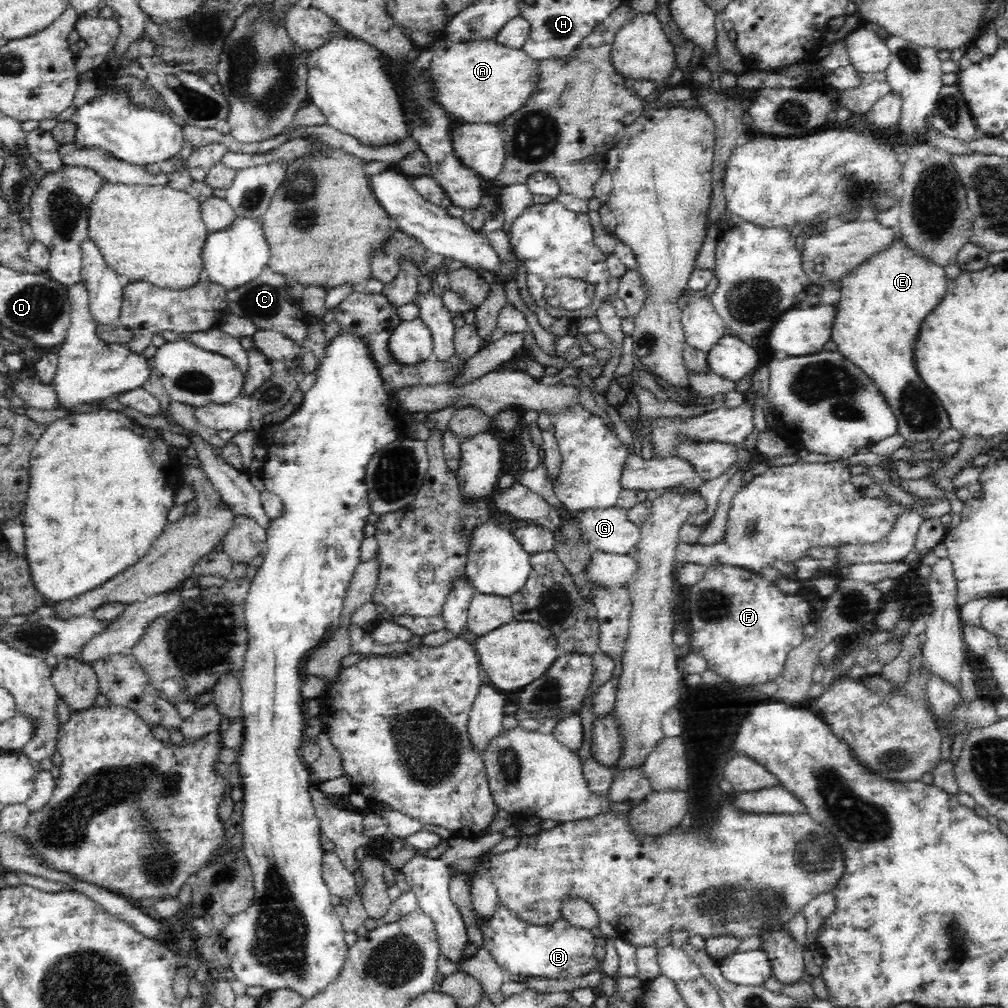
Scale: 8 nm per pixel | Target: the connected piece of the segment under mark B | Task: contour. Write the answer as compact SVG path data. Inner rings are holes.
M497 894L497 906L490 920L476 916L476 926L483 937L479 948L484 948L506 975L514 978L542 976L548 979L574 978L594 972L601 964L594 956L596 938L591 930L574 927L562 917L550 925L538 926L526 922L518 913L510 911Z

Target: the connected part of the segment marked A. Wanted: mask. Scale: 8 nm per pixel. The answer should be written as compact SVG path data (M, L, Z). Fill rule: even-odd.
M441 35L434 37L438 42L430 46L434 52L430 62L430 82L434 82L434 101L442 105L446 112L461 122L488 122L500 124L506 116L516 112L526 104L534 92L539 78L538 61L530 58L523 49L510 49L496 40L449 42Z

